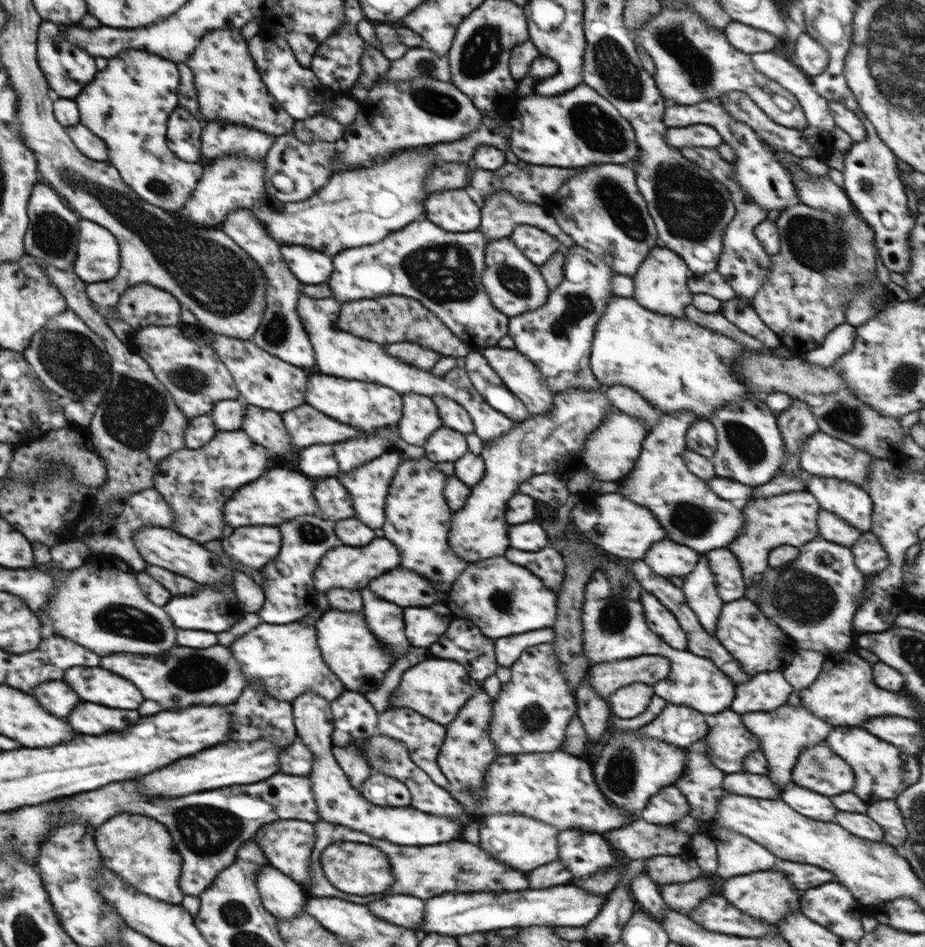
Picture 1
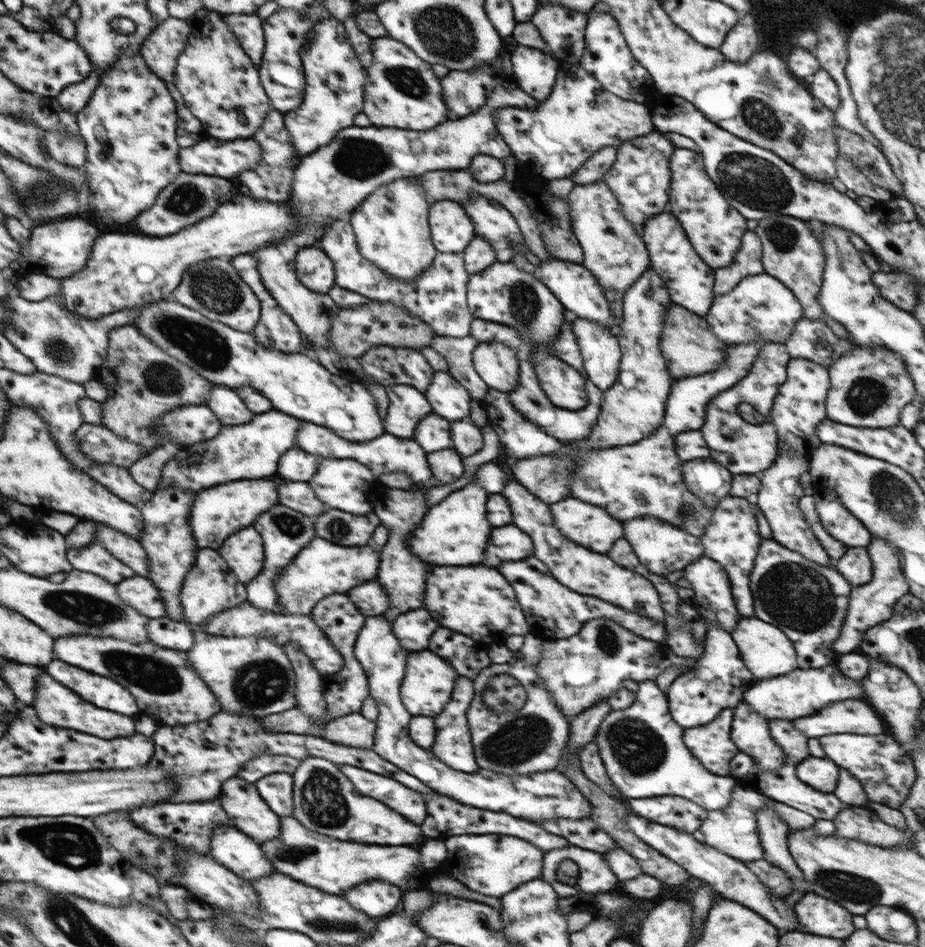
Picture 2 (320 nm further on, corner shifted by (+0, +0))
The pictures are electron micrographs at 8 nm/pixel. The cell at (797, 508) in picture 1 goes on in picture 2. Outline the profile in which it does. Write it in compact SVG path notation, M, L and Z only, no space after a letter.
M728 495L714 507L712 522L704 527L701 536L704 557L718 562L724 568L732 588L732 596L740 617L754 617L754 597L750 591L750 574L752 573L760 541L756 513L759 507L754 499L740 498Z

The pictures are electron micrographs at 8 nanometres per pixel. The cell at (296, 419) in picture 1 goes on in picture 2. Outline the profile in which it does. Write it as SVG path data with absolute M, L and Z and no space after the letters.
M273 408L268 412L255 414L247 423L234 426L223 425L216 437L205 442L200 441L194 445L187 445L172 456L169 461L166 461L154 491L165 488L165 486L167 488L201 491L230 481L277 477L277 462L280 457L287 450L296 448L296 431L300 423L300 419Z

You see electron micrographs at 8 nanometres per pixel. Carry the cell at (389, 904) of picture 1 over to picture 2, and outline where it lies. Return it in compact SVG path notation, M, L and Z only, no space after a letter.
M372 880L372 882L364 882L364 884L350 888L342 896L356 910L370 917L382 918L392 914L395 906L399 903L400 888L392 886L388 882Z

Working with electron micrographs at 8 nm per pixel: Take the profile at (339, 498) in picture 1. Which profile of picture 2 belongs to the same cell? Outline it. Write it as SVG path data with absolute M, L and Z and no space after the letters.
M281 481L277 486L278 502L280 505L287 506L296 512L316 516L327 510L327 507L320 500L316 500L315 492L309 487L309 484L302 482Z

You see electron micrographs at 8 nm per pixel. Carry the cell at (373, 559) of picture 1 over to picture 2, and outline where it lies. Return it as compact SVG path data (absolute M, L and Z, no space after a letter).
M316 537L280 572L276 594L282 615L311 615L316 603L331 594L346 594L354 586L372 580L378 572L380 556L368 546L338 546Z

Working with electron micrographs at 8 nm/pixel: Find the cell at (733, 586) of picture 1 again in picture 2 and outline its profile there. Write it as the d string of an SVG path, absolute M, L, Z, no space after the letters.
M702 556L683 571L683 578L694 591L693 604L697 607L697 612L710 625L720 627L726 632L736 629L740 616L724 568L718 562Z

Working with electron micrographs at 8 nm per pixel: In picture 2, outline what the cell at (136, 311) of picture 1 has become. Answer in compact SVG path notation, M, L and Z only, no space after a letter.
M20 293L15 297L7 297L6 299L6 305L11 307L11 314L14 317L3 326L2 333L10 339L21 354L24 354L35 363L38 371L44 372L44 374L54 374L54 376L60 376L66 380L78 382L78 384L98 378L98 368L107 360L107 354L110 350L110 332L121 326L132 325L144 307L155 303L148 302L143 306L126 308L103 318L86 318L70 312L62 305L63 302L57 295L52 295L40 302L32 302L30 299L24 298Z

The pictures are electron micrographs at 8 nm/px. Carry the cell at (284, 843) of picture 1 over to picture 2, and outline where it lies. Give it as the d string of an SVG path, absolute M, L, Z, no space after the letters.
M242 778L225 780L219 798L228 818L244 834L260 844L280 834L280 817L272 812L257 790Z

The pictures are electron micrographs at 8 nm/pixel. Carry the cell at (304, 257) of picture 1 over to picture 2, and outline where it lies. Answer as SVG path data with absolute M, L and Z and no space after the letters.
M319 245L301 248L295 258L298 280L312 292L327 294L335 285L335 270L332 260Z

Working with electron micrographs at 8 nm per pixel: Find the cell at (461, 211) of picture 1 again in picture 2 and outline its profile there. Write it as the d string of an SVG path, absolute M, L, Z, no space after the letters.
M432 202L429 209L431 239L438 252L463 252L477 236L473 222L460 203Z

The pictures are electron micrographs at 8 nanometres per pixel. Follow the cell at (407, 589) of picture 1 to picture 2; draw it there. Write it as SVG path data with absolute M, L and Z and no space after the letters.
M366 582L362 586L356 586L347 595L365 618L381 616L388 610L389 596L378 582Z

